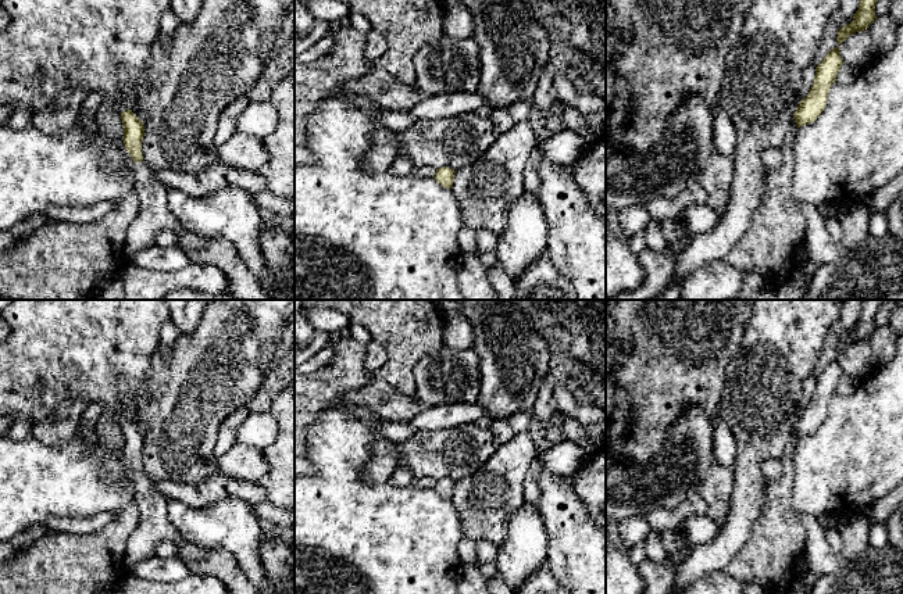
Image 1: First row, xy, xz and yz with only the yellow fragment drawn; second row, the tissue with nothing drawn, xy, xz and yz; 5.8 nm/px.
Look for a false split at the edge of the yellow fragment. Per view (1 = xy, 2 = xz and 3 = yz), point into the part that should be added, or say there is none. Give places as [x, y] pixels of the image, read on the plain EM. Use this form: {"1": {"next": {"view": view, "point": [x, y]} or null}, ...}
{"1": {"next": {"view": "xy", "point": [154, 526]}}, "2": {"next": null}, "3": {"next": null}}

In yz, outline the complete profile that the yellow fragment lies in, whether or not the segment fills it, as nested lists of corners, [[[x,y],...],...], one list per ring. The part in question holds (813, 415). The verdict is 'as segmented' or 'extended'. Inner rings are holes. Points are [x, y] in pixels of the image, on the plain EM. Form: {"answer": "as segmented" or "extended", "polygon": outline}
{"answer": "as segmented", "polygon": [[[863,300],[859,321],[853,332],[838,341],[838,355],[828,362],[824,371],[815,377],[814,394],[807,407],[799,414],[793,425],[797,439],[814,433],[824,422],[828,411],[828,402],[836,393],[836,386],[845,375],[838,357],[850,346],[867,341],[868,336],[878,328],[875,315],[885,300]]]}

